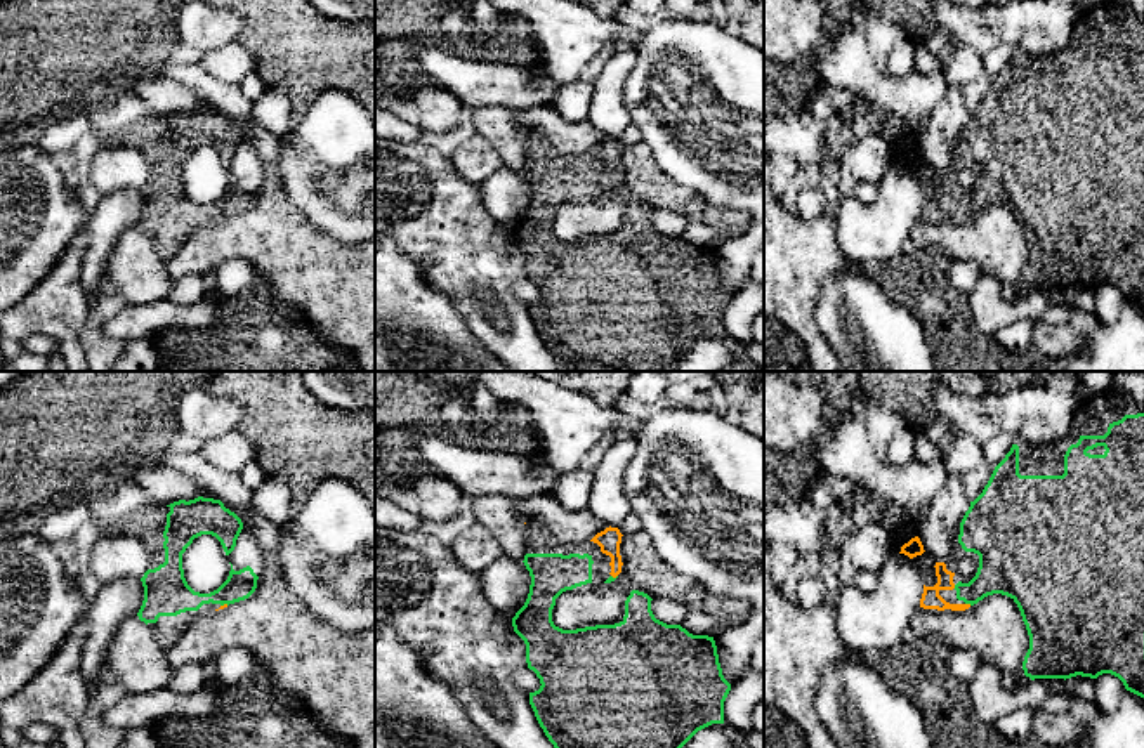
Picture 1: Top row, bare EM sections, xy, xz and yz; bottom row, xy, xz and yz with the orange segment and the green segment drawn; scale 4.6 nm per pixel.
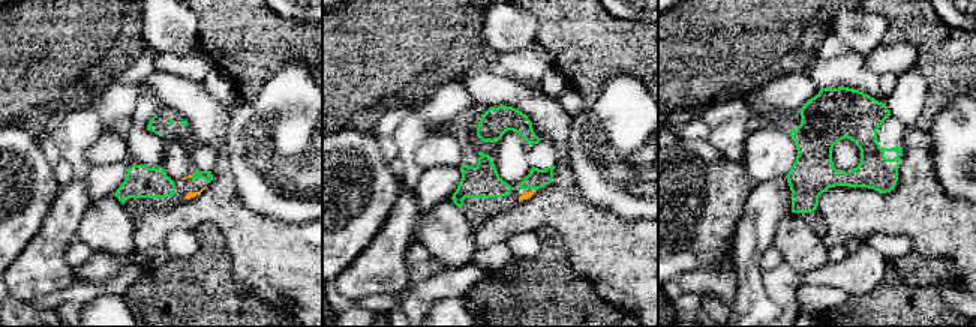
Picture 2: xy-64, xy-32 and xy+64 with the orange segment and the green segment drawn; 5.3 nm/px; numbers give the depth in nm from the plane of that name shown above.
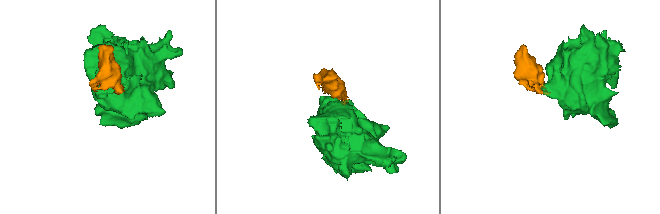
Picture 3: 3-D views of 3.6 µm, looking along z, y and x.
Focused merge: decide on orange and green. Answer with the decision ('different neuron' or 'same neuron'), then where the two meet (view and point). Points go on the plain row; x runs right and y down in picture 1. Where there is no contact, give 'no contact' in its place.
same neuron | yz (969, 216)

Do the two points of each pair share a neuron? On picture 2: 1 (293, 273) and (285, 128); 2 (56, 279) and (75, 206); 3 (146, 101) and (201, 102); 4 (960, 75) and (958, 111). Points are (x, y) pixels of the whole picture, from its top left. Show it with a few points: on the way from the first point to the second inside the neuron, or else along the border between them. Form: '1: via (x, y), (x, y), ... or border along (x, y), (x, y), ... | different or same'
1: border along (255, 213), (291, 224), (306, 224) | different
2: via (56, 261), (56, 234), (60, 224) | same
3: border along (161, 101), (164, 107) | different
4: border along (960, 95), (933, 120) | different

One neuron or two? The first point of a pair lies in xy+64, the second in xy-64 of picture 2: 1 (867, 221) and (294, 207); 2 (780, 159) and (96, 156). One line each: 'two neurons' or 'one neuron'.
1: two neurons
2: one neuron

